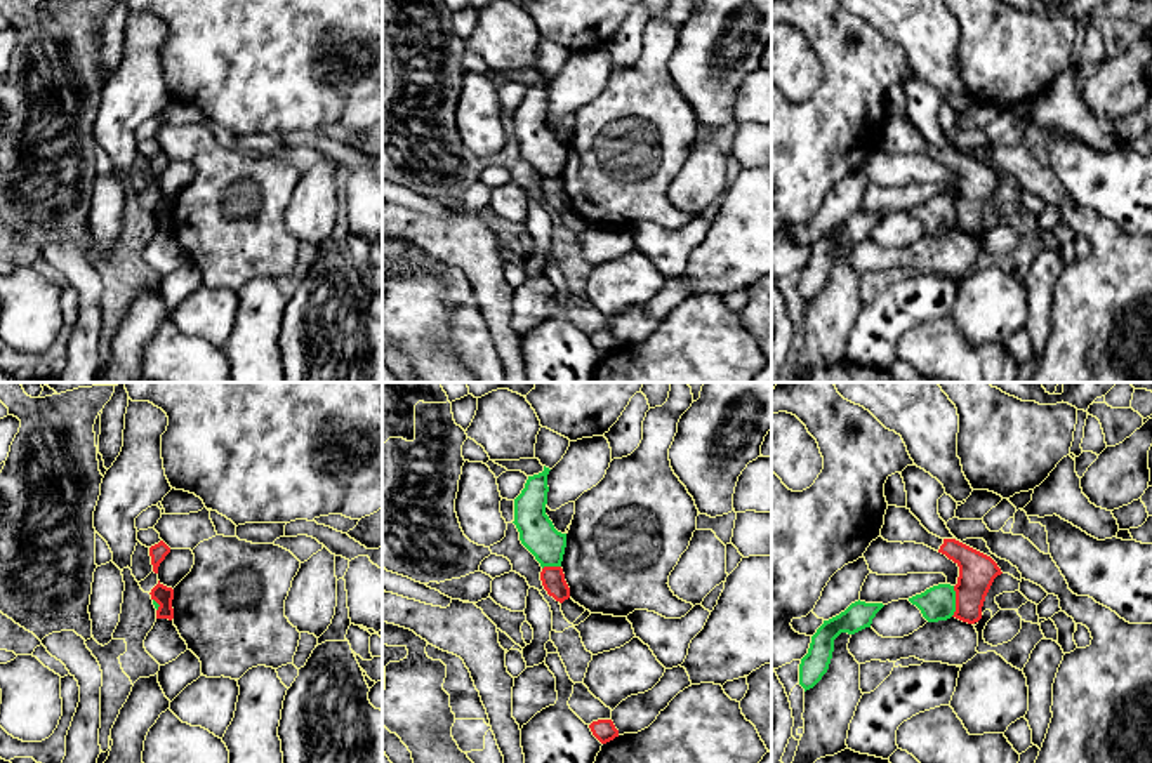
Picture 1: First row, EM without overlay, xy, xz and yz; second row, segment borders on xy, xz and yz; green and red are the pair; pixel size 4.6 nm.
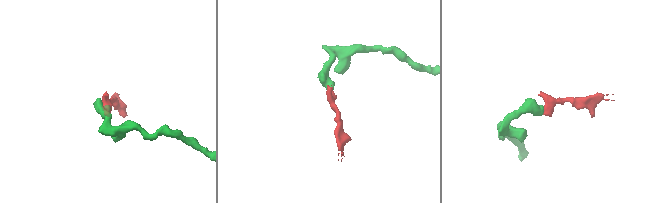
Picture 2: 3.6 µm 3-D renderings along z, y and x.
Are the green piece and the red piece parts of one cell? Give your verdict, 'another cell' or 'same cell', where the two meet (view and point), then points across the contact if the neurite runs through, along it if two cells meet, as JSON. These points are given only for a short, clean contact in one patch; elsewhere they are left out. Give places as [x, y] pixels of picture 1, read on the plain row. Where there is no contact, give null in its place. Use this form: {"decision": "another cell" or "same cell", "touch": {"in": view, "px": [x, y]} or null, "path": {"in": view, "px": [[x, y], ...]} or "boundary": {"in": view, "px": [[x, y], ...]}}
{"decision": "another cell", "touch": {"in": "yz", "px": [954, 212]}, "boundary": {"in": "yz", "px": [[954, 197], [954, 223], [951, 226]]}}

